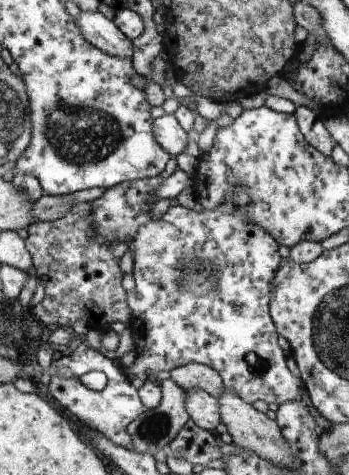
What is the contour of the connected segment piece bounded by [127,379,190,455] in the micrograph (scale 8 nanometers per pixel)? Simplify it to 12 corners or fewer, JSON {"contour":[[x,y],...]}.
{"contour":[[162,381],[160,404],[127,426],[136,451],[168,450],[190,419],[187,396]]}

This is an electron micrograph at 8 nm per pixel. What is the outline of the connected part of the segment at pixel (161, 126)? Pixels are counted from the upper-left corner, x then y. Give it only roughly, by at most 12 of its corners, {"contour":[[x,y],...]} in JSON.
{"contour":[[168,113],[154,119],[154,136],[174,157],[189,142],[187,132]]}

